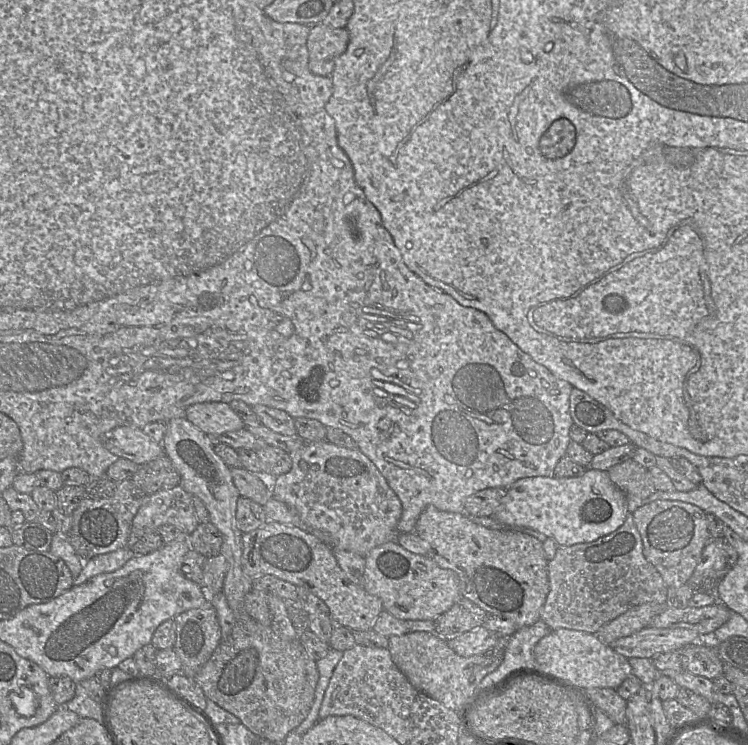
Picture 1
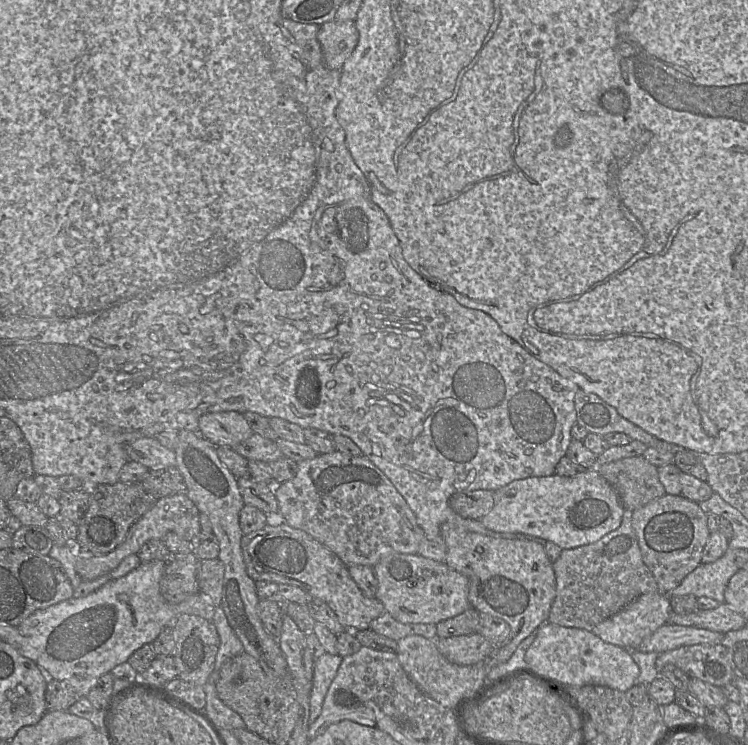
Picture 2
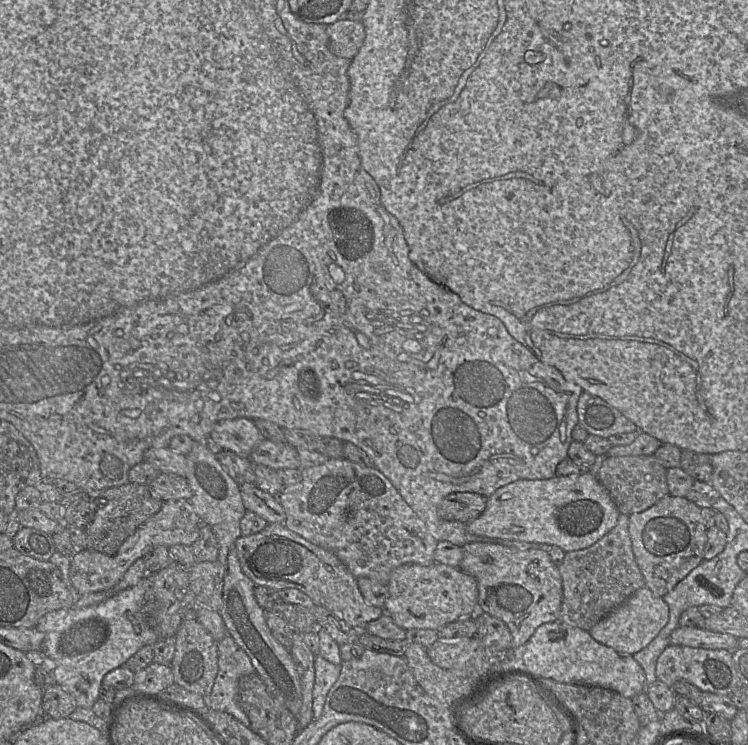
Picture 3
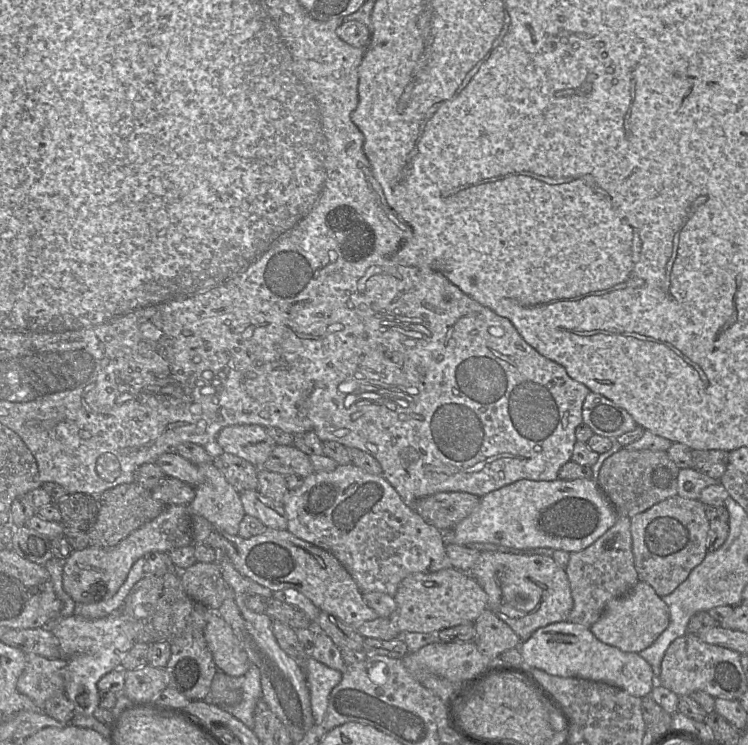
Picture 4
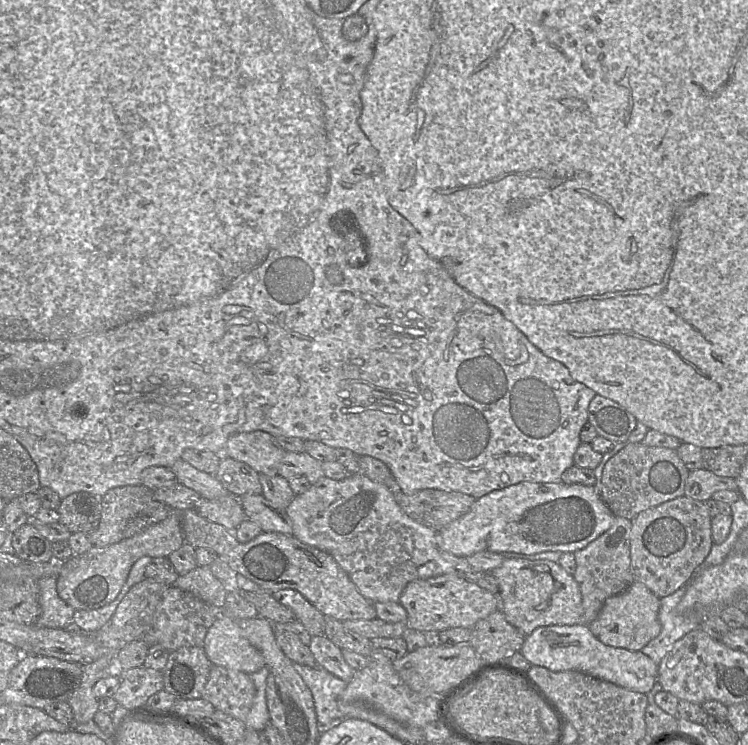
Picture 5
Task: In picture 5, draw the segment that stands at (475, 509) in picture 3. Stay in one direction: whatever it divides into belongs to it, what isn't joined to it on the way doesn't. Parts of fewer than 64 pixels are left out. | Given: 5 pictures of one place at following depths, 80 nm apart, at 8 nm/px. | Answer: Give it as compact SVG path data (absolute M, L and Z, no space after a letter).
M424 489L413 494L394 493L401 510L416 522L435 531L468 512L475 498L458 491Z

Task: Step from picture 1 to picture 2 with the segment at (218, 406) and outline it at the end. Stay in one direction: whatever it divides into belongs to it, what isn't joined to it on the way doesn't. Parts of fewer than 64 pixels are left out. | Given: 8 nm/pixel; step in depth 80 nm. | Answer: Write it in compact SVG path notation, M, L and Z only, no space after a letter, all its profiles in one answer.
M222 411L204 414L199 419L198 432L214 446L235 448L254 432L242 413Z

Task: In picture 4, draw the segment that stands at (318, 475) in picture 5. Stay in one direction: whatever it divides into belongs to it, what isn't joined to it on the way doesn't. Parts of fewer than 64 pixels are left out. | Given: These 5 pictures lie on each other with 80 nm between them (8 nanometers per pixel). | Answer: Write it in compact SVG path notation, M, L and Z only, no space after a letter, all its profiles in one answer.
M275 445L269 458L264 463L263 467L269 471L280 473L284 476L290 474L301 475L306 477L314 472L309 456L296 448L295 446Z

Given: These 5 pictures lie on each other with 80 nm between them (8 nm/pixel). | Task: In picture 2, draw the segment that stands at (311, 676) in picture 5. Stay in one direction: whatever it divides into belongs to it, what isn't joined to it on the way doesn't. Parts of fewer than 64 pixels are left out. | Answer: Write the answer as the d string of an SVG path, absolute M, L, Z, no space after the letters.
M329 654L317 658L314 662L314 677L310 698L309 726L320 716L324 699L340 667L343 657Z

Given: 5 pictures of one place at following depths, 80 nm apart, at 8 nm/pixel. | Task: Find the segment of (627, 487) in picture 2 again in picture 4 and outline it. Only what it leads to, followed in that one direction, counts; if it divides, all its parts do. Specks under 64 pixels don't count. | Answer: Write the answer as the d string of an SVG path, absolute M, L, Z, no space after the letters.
M622 448L607 458L600 468L598 487L618 516L632 518L655 504L676 496L680 469L665 451L627 450Z

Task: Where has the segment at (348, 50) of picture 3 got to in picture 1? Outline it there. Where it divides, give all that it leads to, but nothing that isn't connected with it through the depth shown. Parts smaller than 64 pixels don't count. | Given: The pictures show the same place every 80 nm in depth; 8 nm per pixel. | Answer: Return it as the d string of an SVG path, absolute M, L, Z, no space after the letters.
M318 23L311 26L307 40L309 68L315 75L331 76L336 60L347 49L349 32L346 27L333 28Z

